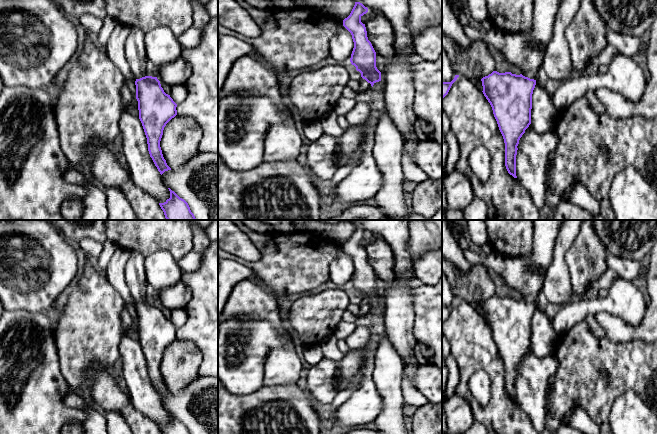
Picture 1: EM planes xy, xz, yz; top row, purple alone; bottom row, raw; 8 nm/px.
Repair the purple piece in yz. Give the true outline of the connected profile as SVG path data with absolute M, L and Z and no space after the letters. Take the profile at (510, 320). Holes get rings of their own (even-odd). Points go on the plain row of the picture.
M533 220L532 253L508 257L494 251L490 255L463 249L472 264L482 264L500 275L518 292L520 299L493 295L481 303L483 318L490 327L505 367L505 390L516 400L517 370L531 348L532 318L536 300L542 291L559 228L564 220Z

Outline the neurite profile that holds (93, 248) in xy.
M90 238L83 239L78 243L77 248L84 250L87 255L95 262L103 249L103 244Z

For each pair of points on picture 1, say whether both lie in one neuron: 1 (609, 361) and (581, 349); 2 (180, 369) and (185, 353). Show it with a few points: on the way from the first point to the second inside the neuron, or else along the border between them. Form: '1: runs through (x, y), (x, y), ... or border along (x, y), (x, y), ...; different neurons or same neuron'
1: runs through (602, 361), (593, 361), (588, 356); same neuron
2: runs through (180, 365), (184, 357); same neuron

